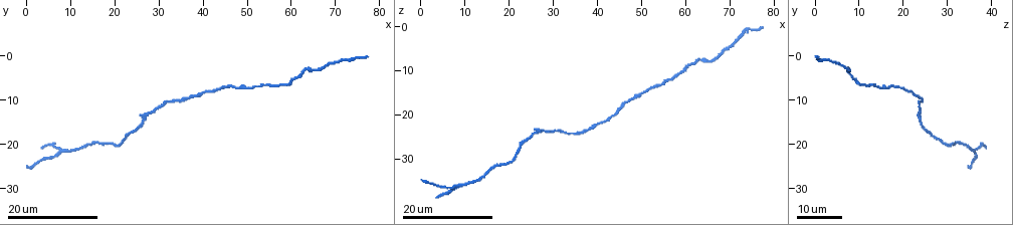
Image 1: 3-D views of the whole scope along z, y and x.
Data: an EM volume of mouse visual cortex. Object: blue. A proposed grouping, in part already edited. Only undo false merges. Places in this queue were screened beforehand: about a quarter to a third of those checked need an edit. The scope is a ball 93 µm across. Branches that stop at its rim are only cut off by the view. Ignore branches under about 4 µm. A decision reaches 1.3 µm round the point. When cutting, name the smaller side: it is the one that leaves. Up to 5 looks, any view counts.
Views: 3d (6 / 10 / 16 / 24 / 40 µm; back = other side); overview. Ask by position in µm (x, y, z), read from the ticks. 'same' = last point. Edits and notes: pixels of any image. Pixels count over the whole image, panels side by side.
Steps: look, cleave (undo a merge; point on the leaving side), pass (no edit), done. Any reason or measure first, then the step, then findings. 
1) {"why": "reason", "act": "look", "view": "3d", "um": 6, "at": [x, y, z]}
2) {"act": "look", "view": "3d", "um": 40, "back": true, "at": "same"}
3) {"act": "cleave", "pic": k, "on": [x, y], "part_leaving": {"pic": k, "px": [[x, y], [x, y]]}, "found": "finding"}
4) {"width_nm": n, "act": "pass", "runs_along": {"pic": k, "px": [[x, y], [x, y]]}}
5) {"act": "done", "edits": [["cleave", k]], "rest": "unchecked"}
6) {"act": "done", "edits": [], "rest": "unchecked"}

{"why": "narrows sharply", "act": "look", "view": "3d", "um": 24, "at": [13.5, 20.5, 34.0]}

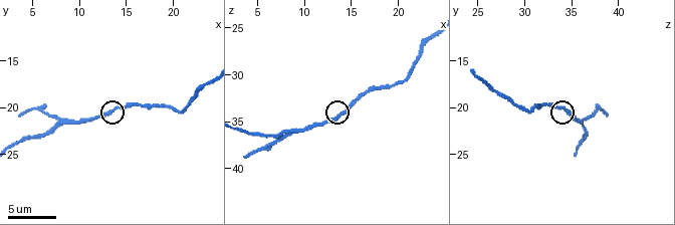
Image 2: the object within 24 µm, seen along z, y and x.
{"act": "look", "view": "3d", "um": 6, "at": [14.2, 20.0, 33.8]}

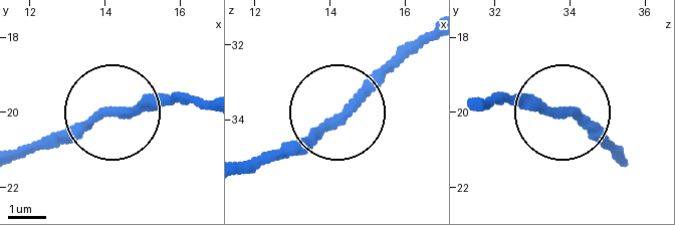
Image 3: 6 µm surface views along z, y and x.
{"act": "pass", "runs_along": {"pic": 3, "px": [[208, 107], [151, 101], [93, 118], [48, 146]]}, "found": "continuous, no second neuron"}

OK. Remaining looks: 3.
{"why": "branch point", "act": "look", "view": "3d", "um": 10, "at": [7.8, 21.4, 36.2]}

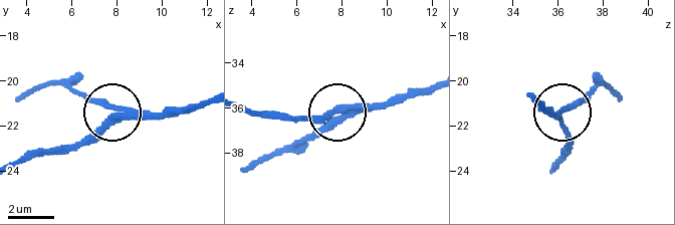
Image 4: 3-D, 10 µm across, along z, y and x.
{"why": "zoom in", "act": "look", "view": "3d", "um": 6, "at": [7.8, 21.5, 36.3]}

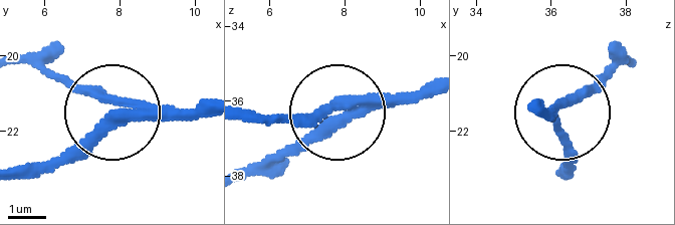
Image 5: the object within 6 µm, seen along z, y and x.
{"arms": 3, "act": "cleave", "pic": 5, "on": [109, 95], "part_leaving": {"pic": 5, "px": [[157, 108], [16, 64]]}, "found": "two neurons meet here"}

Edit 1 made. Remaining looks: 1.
{"act": "done", "edits": [["cleave", 5]], "rest": "unchecked"}

